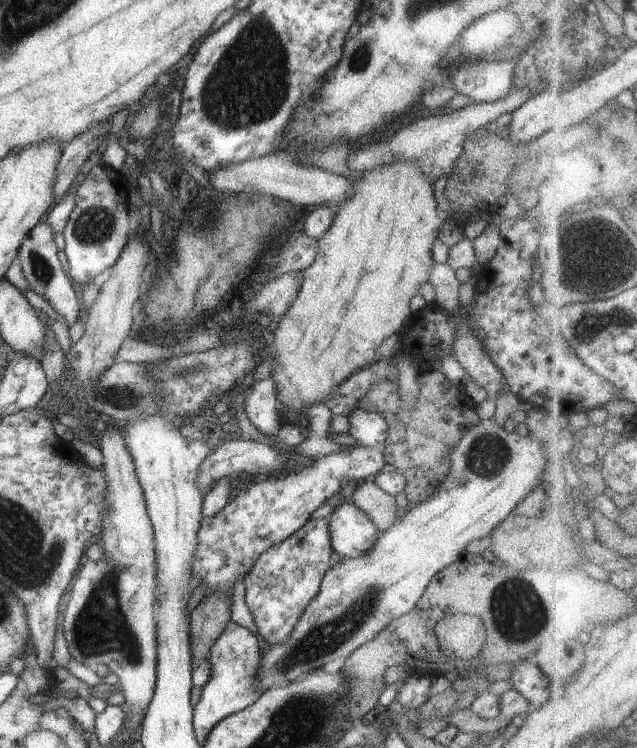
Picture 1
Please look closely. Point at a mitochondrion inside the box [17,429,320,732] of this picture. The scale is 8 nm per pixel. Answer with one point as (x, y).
(101, 626)

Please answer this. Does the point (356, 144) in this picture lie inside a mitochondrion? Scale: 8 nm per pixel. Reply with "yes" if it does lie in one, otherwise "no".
no

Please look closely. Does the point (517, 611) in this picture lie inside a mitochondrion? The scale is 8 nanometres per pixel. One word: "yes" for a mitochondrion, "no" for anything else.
yes

